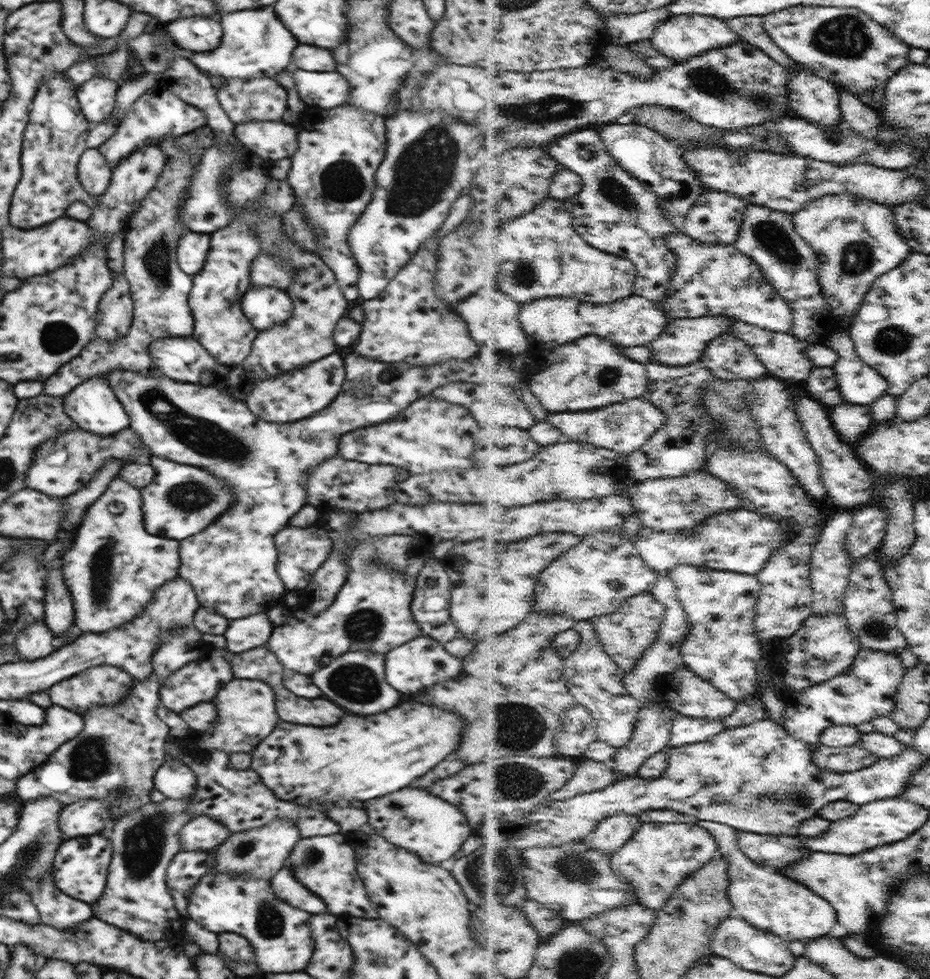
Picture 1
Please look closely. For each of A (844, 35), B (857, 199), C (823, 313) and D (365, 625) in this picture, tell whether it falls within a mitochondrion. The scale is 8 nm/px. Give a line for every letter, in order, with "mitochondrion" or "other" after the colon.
A: mitochondrion
B: other
C: other
D: mitochondrion

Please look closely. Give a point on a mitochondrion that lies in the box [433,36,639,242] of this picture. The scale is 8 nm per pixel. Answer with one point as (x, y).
(552, 107)

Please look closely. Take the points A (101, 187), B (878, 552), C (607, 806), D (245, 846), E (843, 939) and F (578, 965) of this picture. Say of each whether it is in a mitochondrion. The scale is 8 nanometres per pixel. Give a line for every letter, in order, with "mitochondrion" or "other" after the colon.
A: other
B: other
C: other
D: mitochondrion
E: other
F: mitochondrion

